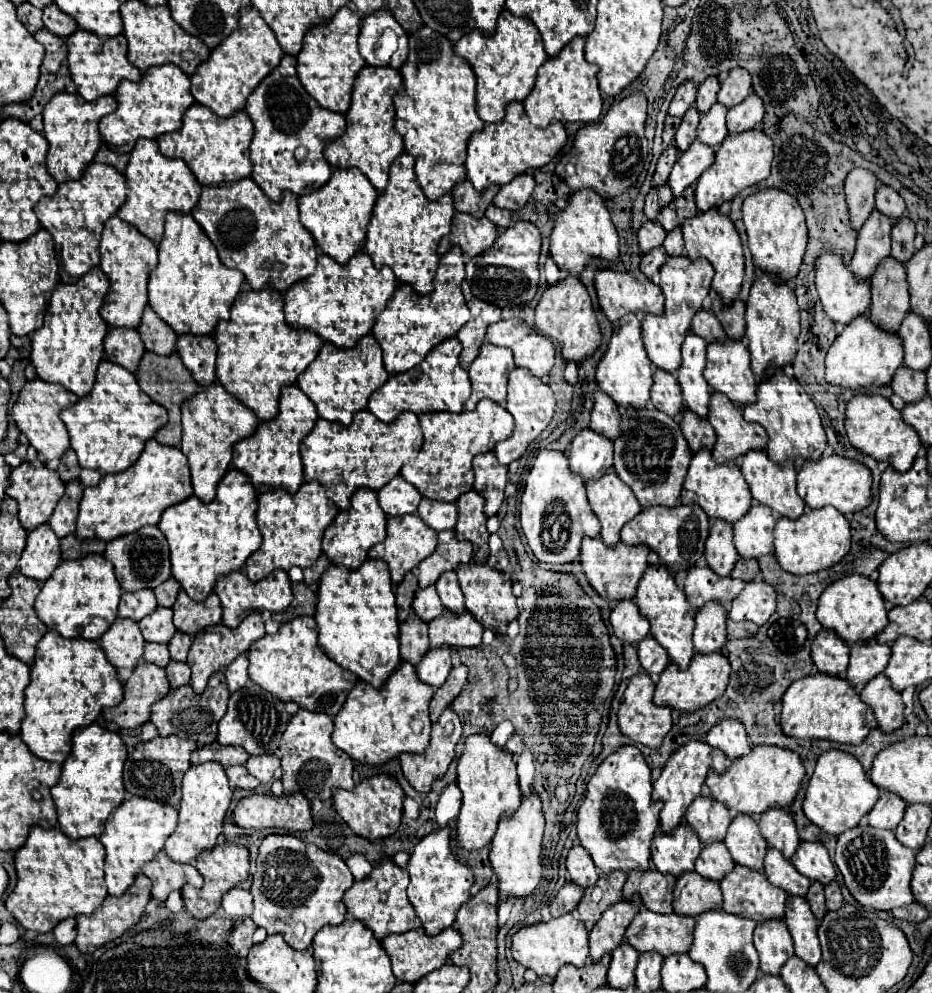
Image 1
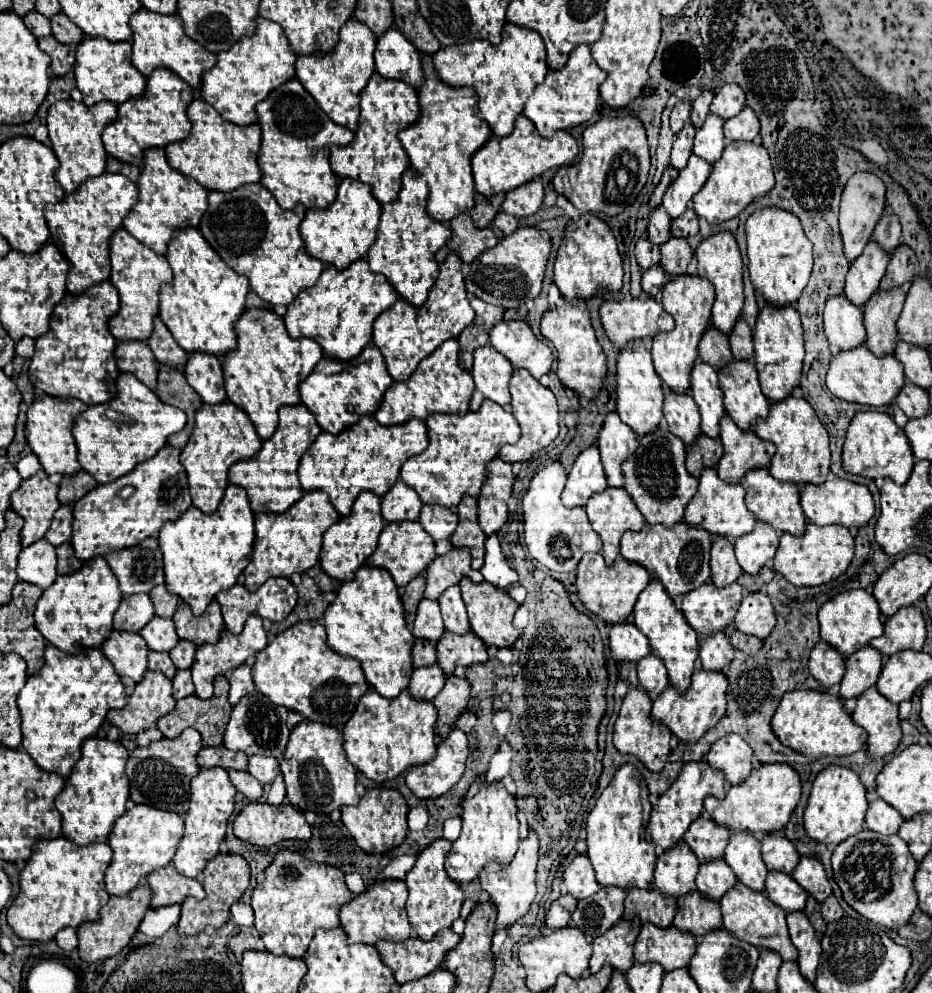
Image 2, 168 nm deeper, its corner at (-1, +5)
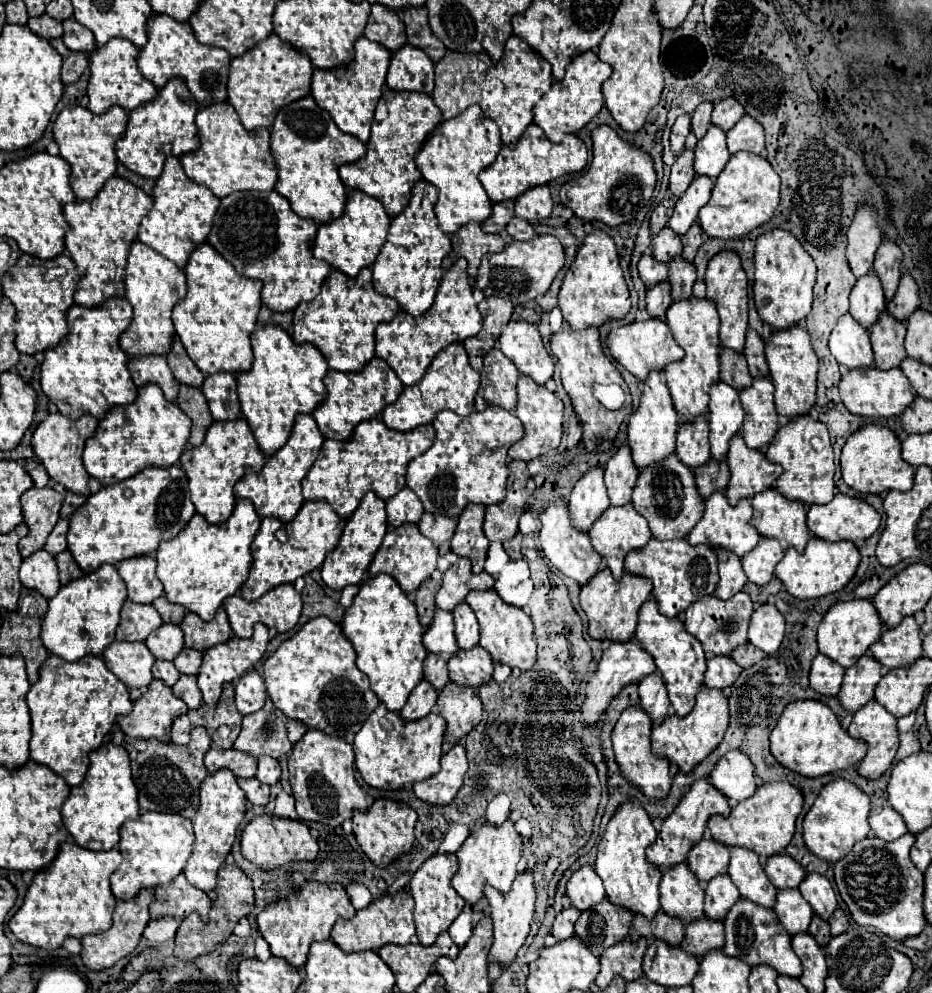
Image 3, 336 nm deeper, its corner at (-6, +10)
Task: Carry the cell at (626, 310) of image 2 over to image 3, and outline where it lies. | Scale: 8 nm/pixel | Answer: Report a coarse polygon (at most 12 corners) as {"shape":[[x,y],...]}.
{"shape":[[657,318],[613,328],[607,348],[639,380],[683,358]]}

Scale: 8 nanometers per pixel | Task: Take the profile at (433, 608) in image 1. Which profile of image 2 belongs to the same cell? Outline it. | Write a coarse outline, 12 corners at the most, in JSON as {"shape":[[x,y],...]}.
{"shape":[[420,601],[414,637],[438,643],[444,623],[438,601]]}

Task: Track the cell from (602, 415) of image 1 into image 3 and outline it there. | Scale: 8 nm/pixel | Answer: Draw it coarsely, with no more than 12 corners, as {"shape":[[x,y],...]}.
{"shape":[[623,444],[605,466],[611,504],[631,502],[637,466]]}

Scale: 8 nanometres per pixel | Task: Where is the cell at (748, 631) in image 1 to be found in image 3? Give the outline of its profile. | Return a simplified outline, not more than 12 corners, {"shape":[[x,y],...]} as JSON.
{"shape":[[743,644],[733,652],[733,660],[739,666],[749,666],[763,660],[759,648]]}

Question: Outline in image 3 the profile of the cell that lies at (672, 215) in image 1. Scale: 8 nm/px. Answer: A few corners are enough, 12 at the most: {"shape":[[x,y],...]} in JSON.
{"shape":[[693,224],[683,242],[681,256],[691,262],[703,244],[701,226]]}

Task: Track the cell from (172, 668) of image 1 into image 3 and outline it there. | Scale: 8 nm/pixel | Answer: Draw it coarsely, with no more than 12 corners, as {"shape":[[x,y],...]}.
{"shape":[[197,676],[177,680],[173,692],[191,710],[199,708],[203,698]]}

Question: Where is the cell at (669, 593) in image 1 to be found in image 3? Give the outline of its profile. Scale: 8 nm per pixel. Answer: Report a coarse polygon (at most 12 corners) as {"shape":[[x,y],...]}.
{"shape":[[657,600],[639,610],[635,640],[653,656],[675,714],[689,714],[705,652]]}

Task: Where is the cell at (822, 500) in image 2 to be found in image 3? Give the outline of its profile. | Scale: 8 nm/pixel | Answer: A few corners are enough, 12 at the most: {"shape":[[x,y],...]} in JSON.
{"shape":[[837,492],[807,510],[823,540],[867,540],[881,524],[863,498]]}

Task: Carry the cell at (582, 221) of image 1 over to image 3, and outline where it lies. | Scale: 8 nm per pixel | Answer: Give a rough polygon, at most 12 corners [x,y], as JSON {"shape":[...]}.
{"shape":[[587,234],[559,306],[575,328],[623,318],[629,290],[613,238]]}

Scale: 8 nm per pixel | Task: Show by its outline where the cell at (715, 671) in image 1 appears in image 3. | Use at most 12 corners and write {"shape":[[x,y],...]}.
{"shape":[[701,688],[689,716],[651,732],[653,752],[689,772],[723,740],[725,694]]}

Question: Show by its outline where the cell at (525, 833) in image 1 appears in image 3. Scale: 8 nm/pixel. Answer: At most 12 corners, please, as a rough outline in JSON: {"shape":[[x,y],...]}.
{"shape":[[521,872],[501,896],[489,884],[495,940],[489,962],[507,966],[529,934],[535,888]]}

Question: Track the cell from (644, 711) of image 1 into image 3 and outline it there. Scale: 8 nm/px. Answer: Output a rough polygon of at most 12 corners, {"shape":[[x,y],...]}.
{"shape":[[629,706],[613,728],[623,776],[665,798],[671,764],[651,750],[653,722]]}

